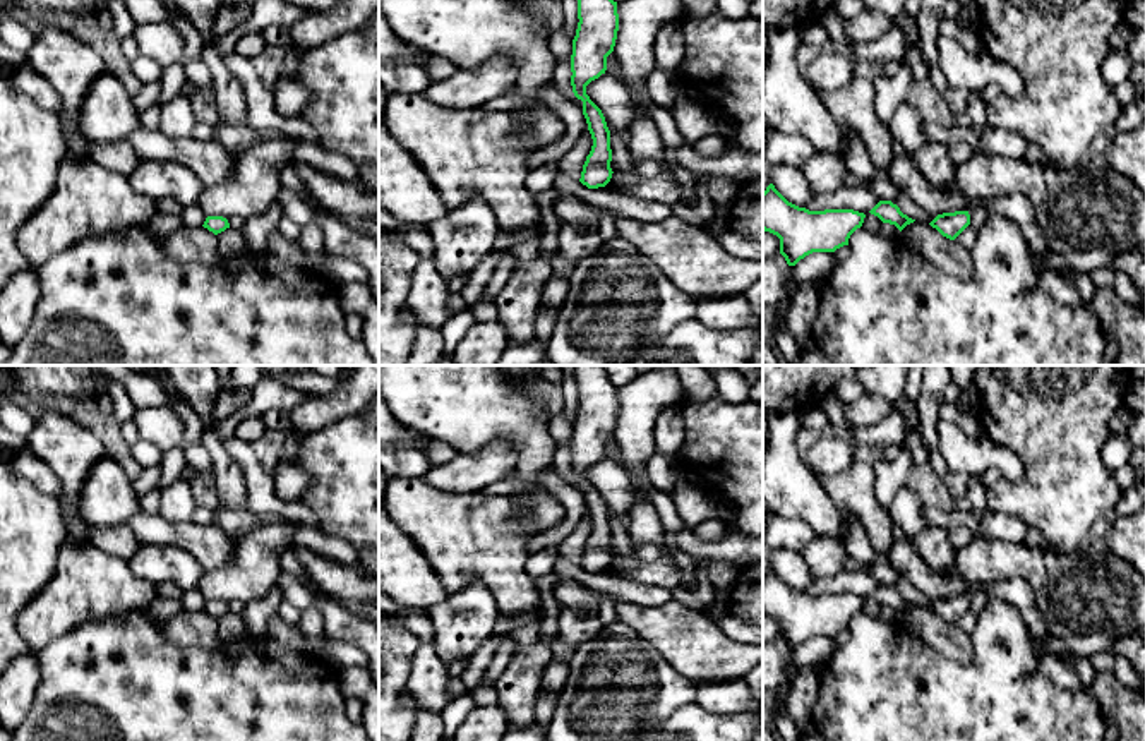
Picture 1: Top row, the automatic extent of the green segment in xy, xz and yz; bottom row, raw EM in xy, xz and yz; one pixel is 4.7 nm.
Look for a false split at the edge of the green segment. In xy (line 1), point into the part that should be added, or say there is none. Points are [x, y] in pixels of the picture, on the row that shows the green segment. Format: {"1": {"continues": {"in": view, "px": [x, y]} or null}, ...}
{"1": {"continues": null}}

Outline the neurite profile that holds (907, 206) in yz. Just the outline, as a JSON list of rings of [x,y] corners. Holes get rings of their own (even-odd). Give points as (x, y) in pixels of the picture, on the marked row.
[[[898,192],[898,196],[893,199],[893,204],[900,208],[903,214],[908,218],[919,221],[919,223],[931,223],[938,214],[931,214],[924,209],[920,209],[907,194]]]

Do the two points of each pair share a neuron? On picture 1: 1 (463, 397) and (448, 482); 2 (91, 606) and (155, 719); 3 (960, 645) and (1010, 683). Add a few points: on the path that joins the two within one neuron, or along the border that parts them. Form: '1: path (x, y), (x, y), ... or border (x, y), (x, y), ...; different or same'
1: border (496, 438), (475, 451), (458, 453); different
2: border (137, 609), (127, 614), (84, 621), (62, 637); different
3: border (933, 647), (959, 662), (969, 662), (974, 657); different

